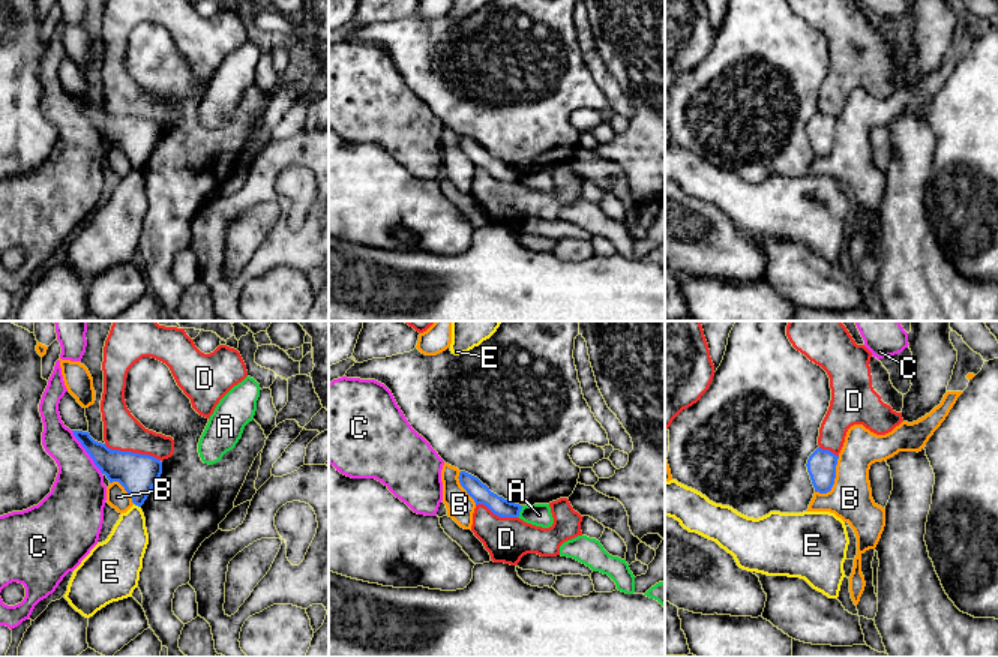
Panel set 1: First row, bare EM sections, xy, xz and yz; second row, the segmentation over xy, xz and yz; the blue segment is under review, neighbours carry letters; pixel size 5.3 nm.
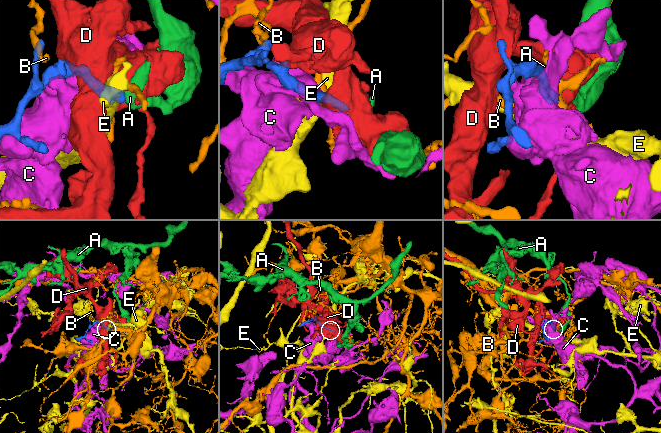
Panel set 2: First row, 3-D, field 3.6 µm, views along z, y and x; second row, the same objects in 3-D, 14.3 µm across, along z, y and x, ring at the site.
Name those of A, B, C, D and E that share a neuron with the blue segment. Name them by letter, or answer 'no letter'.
no letter

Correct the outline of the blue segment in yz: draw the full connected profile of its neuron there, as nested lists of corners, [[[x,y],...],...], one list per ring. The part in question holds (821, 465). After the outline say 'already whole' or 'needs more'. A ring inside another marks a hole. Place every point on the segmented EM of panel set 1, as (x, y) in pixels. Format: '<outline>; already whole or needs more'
[[[816,448],[807,459],[807,472],[815,492],[827,494],[831,490],[836,478],[836,465],[839,456],[830,450]]]; already whole

